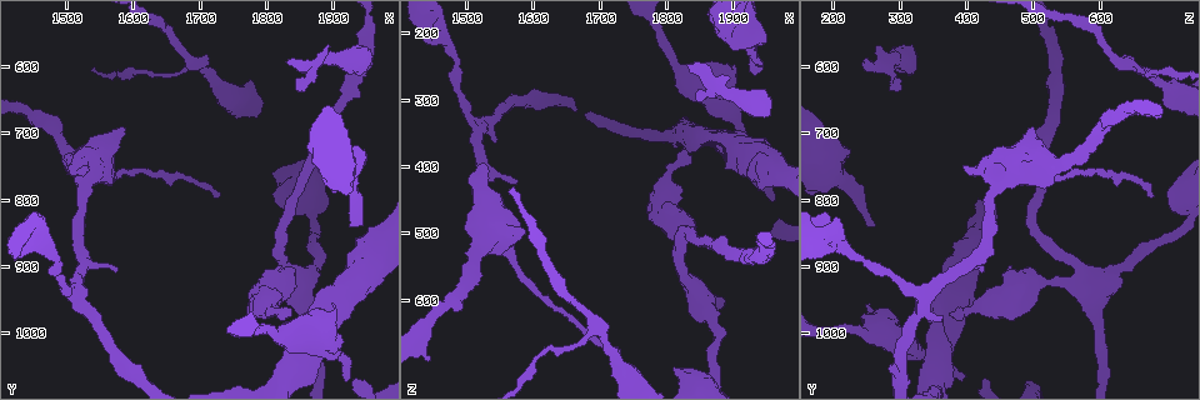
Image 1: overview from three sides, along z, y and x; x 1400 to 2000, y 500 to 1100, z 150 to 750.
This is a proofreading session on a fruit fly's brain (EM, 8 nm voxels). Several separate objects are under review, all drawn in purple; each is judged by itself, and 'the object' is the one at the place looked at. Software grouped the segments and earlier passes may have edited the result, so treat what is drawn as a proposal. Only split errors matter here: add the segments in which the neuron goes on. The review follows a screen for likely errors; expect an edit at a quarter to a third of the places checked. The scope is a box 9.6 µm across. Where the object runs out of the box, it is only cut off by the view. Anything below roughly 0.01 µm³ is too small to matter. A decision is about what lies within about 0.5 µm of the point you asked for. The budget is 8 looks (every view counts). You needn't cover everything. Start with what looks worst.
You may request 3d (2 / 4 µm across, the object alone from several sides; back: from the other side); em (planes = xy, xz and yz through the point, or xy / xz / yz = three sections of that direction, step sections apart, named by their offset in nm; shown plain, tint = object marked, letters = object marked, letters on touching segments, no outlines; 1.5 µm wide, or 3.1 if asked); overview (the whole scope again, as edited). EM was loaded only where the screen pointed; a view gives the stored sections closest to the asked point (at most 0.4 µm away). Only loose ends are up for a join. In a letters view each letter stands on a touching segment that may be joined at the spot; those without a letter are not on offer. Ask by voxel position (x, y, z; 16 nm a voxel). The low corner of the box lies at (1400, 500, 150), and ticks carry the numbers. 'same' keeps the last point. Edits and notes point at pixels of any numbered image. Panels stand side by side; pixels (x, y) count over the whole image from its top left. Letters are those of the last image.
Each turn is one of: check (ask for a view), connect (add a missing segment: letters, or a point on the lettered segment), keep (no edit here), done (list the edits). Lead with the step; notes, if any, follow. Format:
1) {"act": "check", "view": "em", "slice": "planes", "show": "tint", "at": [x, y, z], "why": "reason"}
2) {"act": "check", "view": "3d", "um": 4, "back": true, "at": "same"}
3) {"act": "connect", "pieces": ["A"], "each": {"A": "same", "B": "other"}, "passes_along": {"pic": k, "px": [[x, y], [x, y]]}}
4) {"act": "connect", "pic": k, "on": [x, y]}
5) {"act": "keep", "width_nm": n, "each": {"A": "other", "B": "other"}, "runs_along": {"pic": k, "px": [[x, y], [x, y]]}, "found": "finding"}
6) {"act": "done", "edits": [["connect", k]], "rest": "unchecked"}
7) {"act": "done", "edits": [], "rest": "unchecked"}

{"act": "check", "view": "3d", "um": 2, "at": [1830, 590, 250], "why": "branch stops here"}

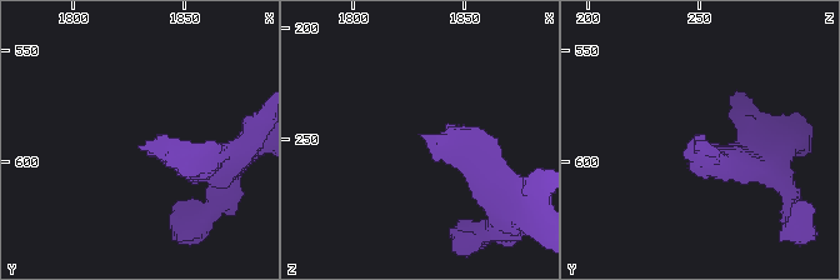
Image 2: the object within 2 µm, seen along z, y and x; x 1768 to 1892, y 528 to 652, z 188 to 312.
{"act": "check", "view": "em", "slice": "xz", "step": 4, "show": "letters", "at": [1830, 592, 248], "why": "shape alone is not enough"}

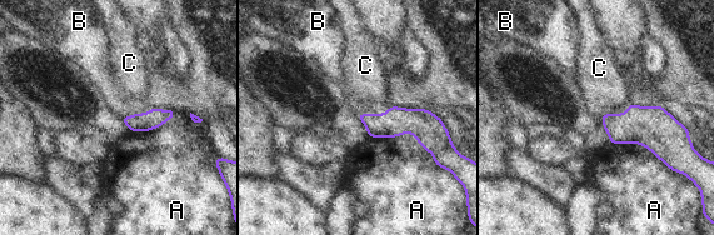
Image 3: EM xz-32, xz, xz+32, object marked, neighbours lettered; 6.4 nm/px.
{"act": "connect", "pieces": ["B"], "longest_contact_nm": ["A", 460], "each": {"A": "other", "B": "same", "C": "other"}, "found": "it goes on there"}

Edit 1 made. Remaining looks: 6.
{"act": "check", "view": "overview", "why": "redraw"}

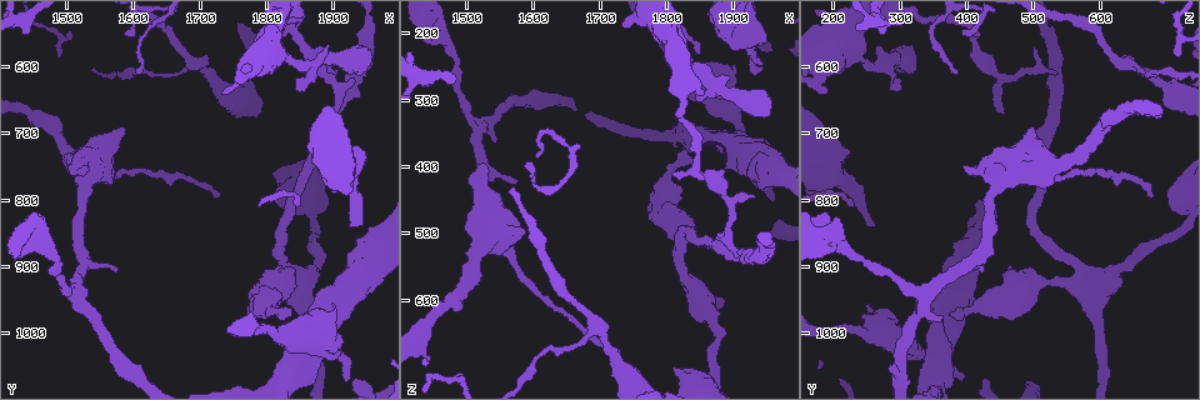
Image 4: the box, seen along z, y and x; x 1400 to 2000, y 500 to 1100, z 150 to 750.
{"act": "check", "view": "em", "slice": "planes", "show": "letters", "at": [1730, 795, 675], "why": "tapers out"}

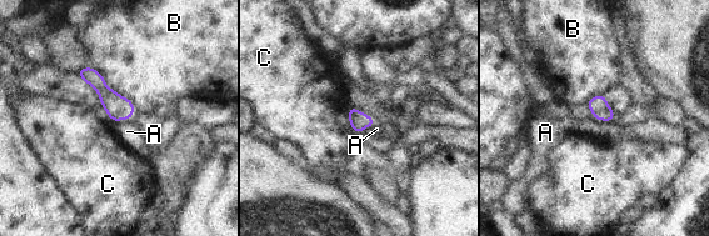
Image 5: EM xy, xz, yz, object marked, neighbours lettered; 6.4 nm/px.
{"act": "keep", "width_nm": 110, "each": {"A": "other", "B": "other", "C": "other"}, "runs_along": {"pic": 5, "px": [[83, 71], [121, 109], [129, 113]]}, "found": "no lettered segment goes on from it"}

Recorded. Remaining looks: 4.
{"act": "done", "edits": [["connect", 3]], "rest": "unchecked"}

